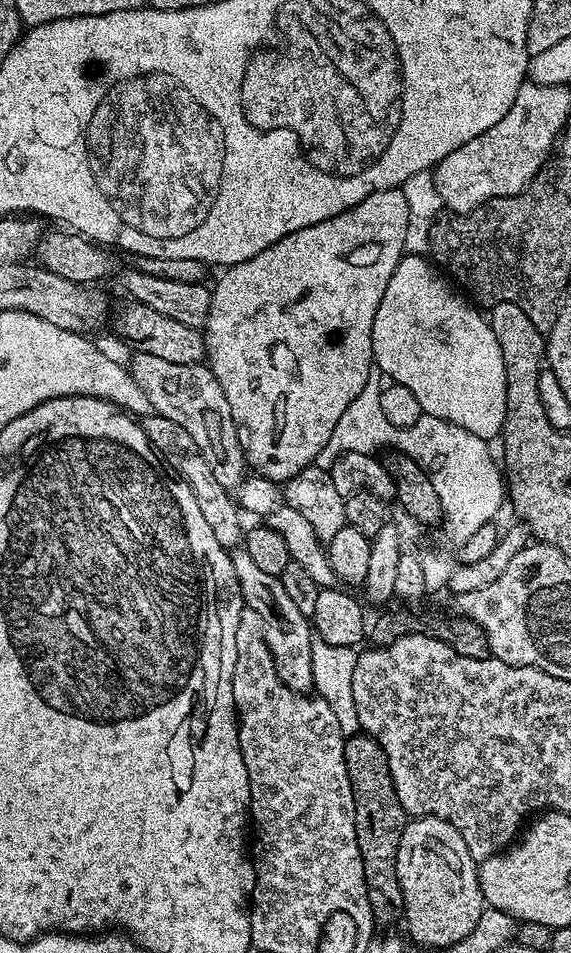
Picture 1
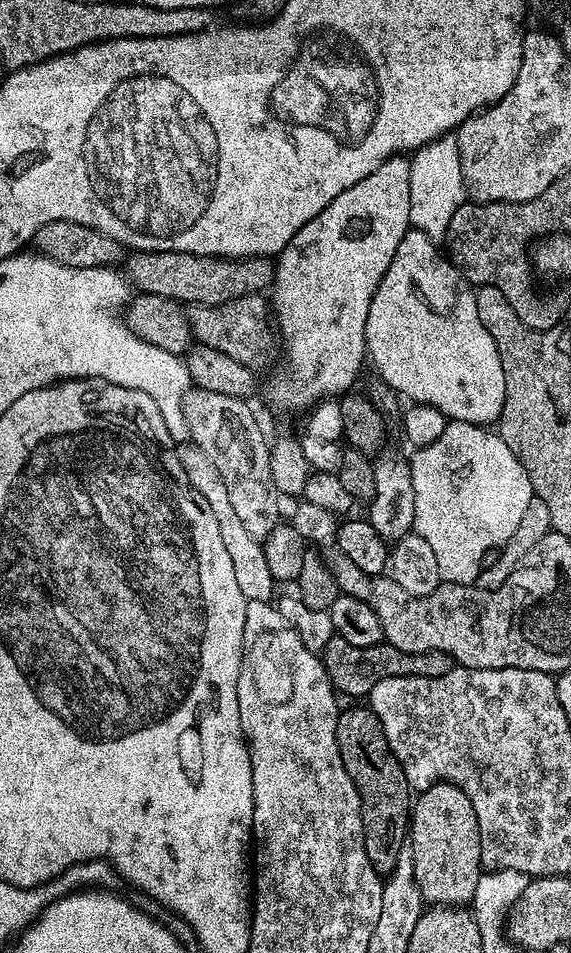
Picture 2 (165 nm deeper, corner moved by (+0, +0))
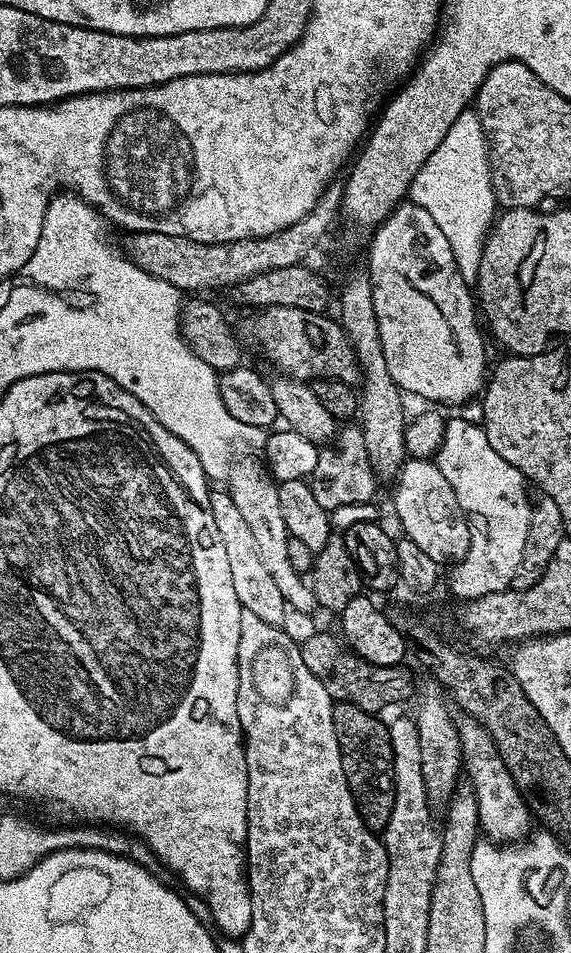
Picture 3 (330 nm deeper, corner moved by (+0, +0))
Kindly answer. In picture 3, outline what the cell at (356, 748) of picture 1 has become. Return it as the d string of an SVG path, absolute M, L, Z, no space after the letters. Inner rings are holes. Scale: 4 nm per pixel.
M350 702L333 703L332 713L334 734L338 734L342 754L342 770L348 779L360 817L371 832L383 833L386 822L390 822L390 810L394 810L394 754L388 724L380 721L377 713L362 710L362 706Z

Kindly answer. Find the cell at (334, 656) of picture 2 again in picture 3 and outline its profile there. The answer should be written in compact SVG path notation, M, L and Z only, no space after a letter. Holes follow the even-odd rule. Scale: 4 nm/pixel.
M316 632L313 636L308 636L305 640L299 641L302 662L322 686L326 686L326 694L334 702L350 702L362 706L362 710L367 712L383 713L384 704L396 704L399 700L404 700L412 692L412 672L408 666L395 664L394 666L374 666L367 664L361 656L357 656L347 643L339 635L331 636L328 632Z

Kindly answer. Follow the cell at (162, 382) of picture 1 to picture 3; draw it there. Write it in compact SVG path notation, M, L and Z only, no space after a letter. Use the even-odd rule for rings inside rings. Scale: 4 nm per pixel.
M245 455L233 464L226 481L226 490L234 498L234 506L242 513L242 519L250 526L254 543L258 545L258 555L270 574L278 590L282 593L285 605L296 612L308 612L317 607L311 583L290 562L286 521L282 518L282 505L278 502L279 483L273 480L272 473L263 459Z

